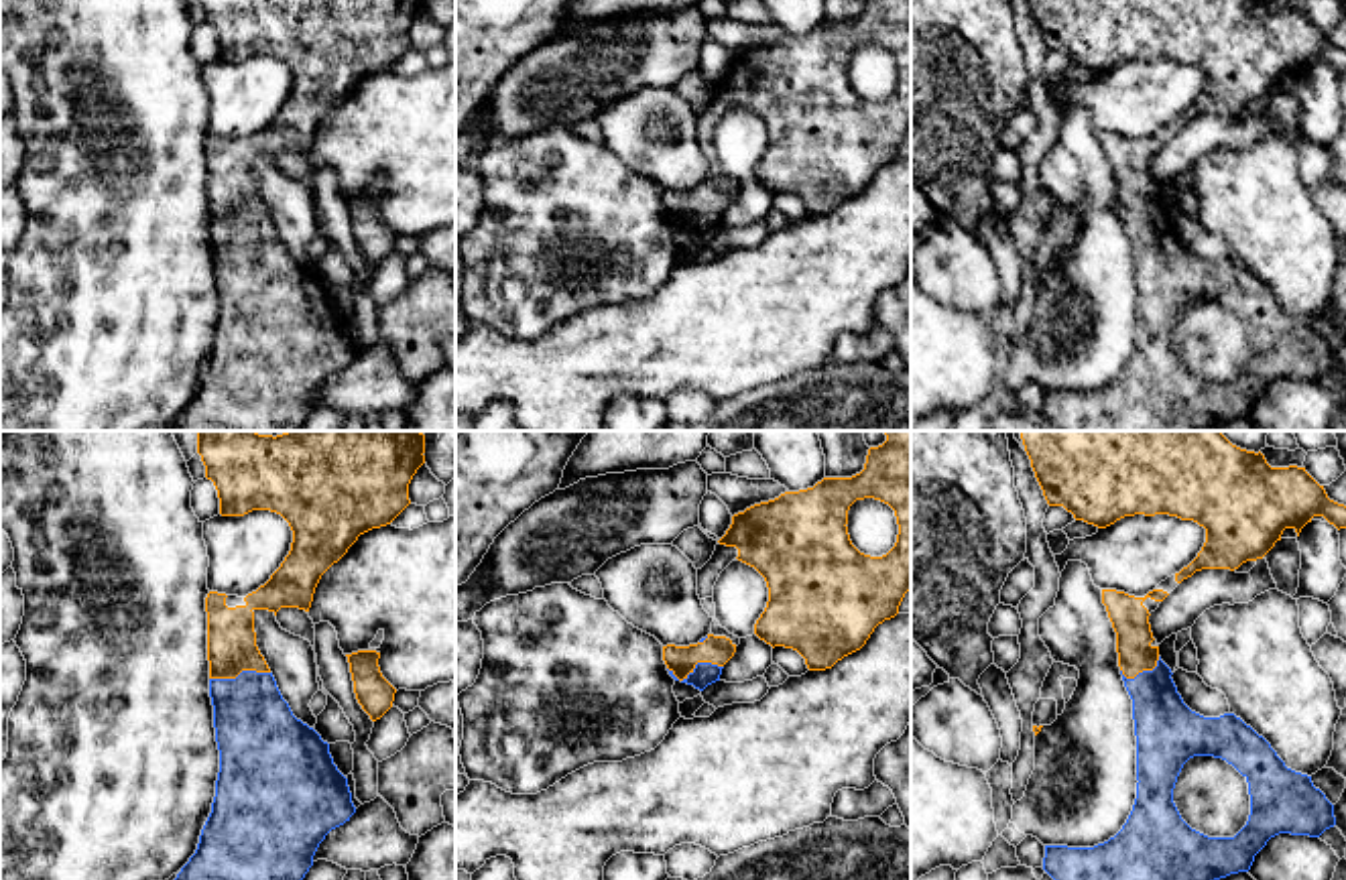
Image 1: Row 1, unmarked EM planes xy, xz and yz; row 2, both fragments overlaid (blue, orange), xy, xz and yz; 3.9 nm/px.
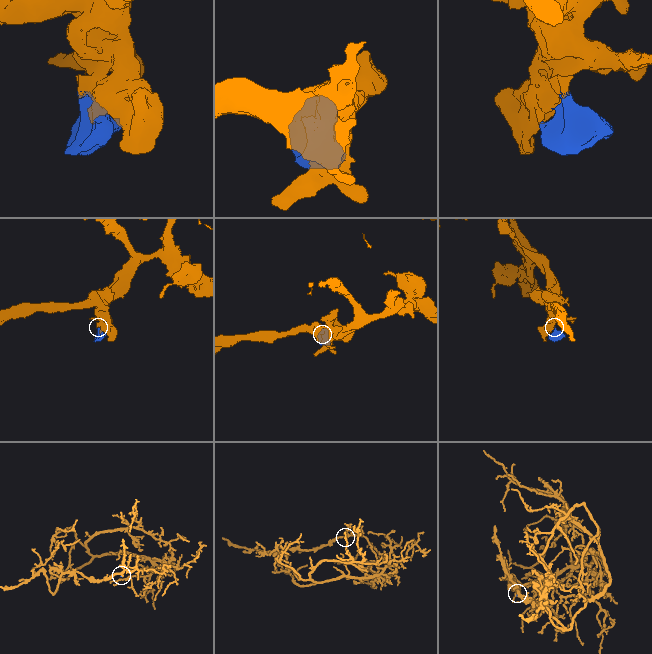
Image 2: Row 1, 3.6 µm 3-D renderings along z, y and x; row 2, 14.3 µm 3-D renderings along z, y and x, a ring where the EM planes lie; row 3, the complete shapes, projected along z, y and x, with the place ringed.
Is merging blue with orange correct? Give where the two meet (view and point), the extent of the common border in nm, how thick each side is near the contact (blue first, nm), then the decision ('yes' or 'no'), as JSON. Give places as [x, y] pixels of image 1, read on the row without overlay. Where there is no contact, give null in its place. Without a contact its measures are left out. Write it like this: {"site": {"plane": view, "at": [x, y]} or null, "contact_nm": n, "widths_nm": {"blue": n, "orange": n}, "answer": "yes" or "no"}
{"site": {"plane": "xz", "at": [696, 212]}, "contact_nm": 220, "widths_nm": {"blue": 90, "orange": 110}, "answer": "yes"}

